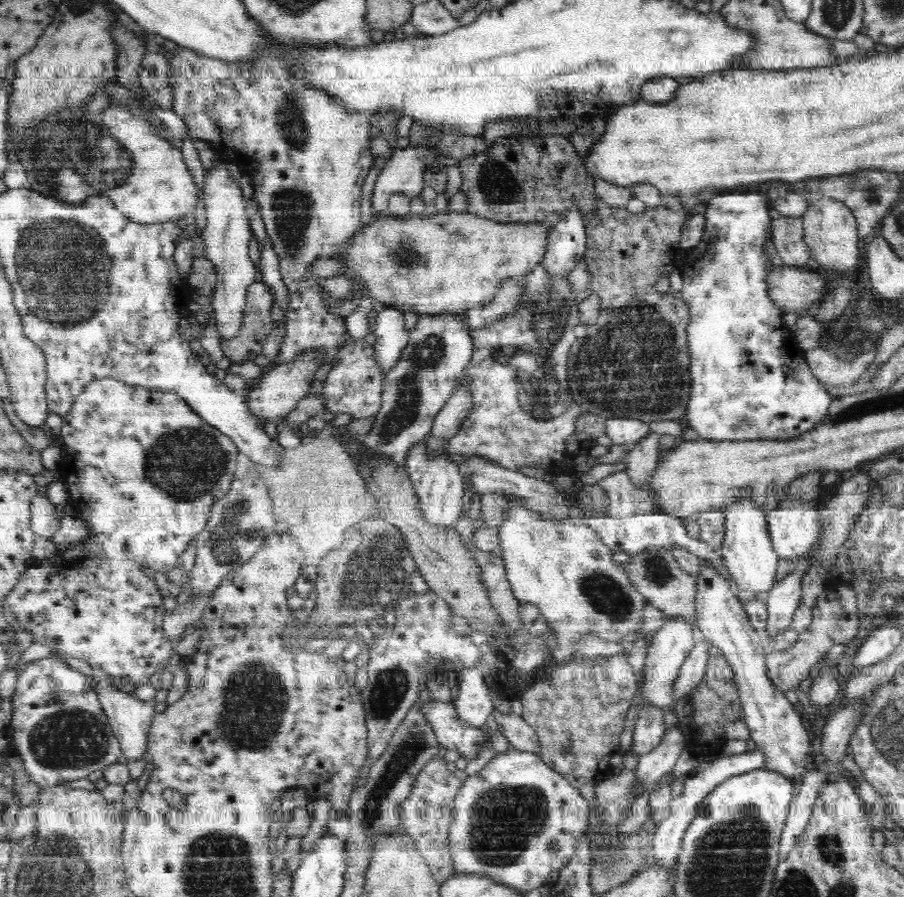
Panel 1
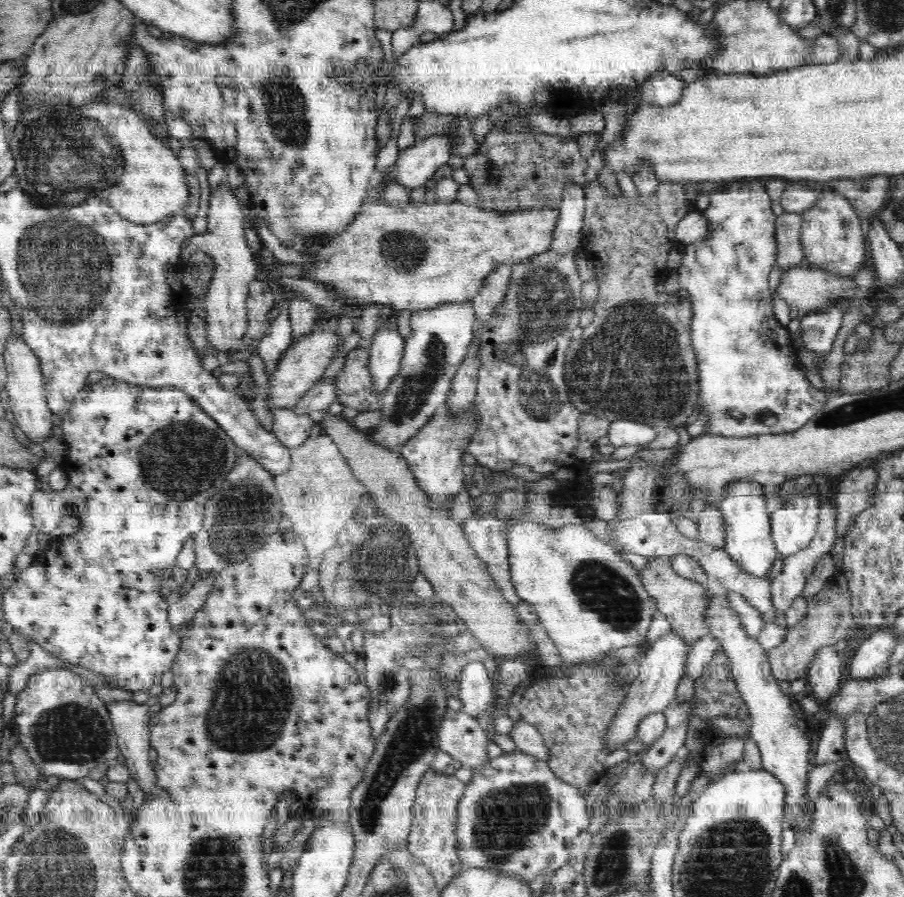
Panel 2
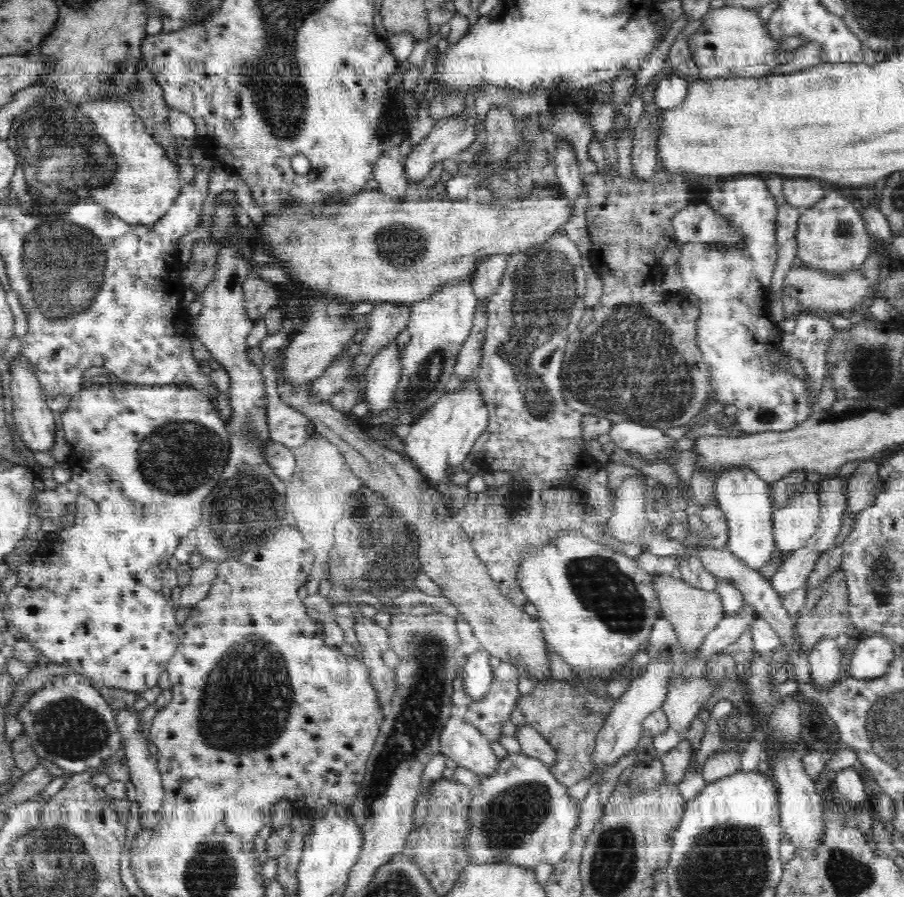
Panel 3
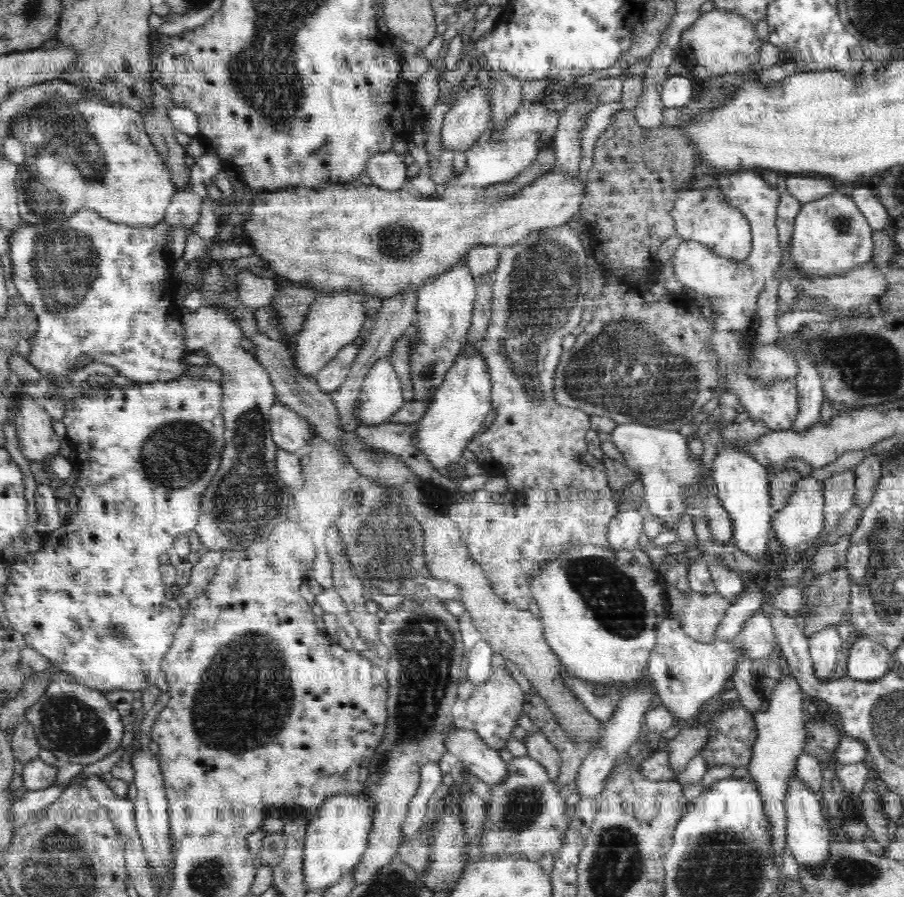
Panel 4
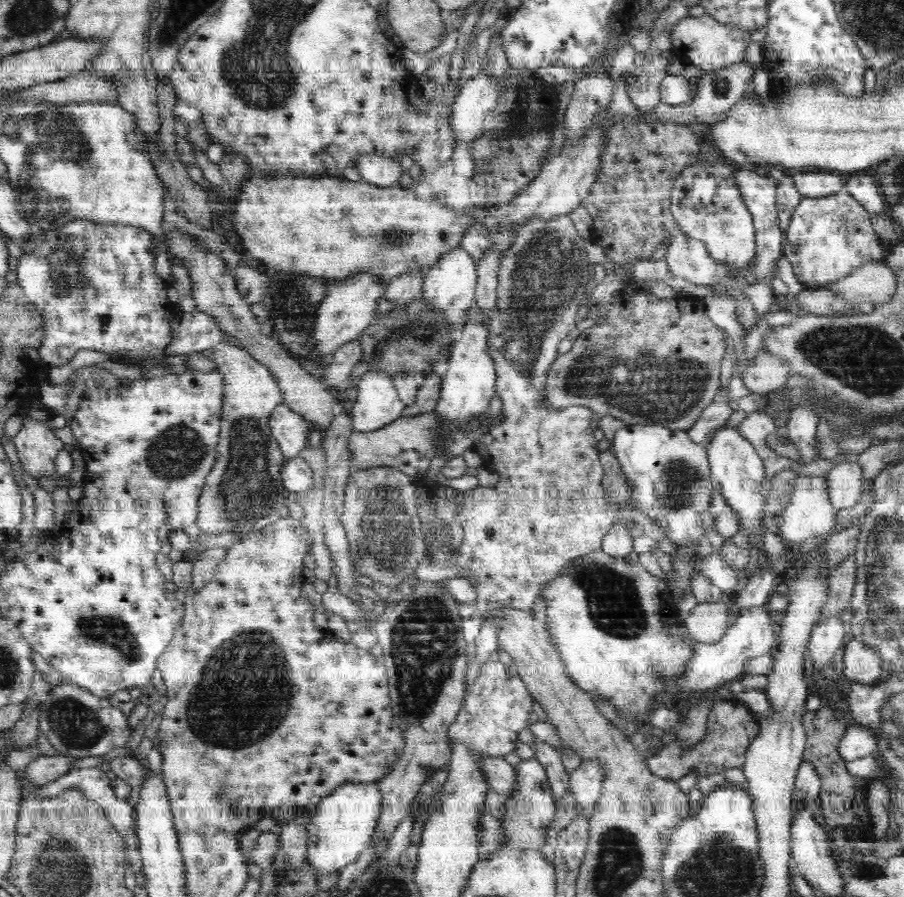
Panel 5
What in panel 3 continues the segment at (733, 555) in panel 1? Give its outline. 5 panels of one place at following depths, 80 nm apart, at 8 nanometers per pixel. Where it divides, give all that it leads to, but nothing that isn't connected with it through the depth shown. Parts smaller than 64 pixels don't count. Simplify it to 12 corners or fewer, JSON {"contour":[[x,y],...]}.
{"contour":[[750,466],[724,469],[716,504],[727,549],[759,571],[772,560],[768,485]]}

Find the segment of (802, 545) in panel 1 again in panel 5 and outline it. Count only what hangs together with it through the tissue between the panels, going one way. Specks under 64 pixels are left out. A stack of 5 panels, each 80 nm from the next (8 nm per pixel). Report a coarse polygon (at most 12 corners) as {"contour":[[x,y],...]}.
{"contour":[[826,476],[798,477],[778,535],[795,548],[843,516]]}

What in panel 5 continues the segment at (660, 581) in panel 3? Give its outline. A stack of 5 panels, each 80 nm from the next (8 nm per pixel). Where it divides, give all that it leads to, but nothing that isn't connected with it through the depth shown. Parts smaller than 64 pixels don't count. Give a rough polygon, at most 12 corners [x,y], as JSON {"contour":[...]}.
{"contour":[[726,599],[700,602],[684,619],[693,640],[715,643],[727,630]]}

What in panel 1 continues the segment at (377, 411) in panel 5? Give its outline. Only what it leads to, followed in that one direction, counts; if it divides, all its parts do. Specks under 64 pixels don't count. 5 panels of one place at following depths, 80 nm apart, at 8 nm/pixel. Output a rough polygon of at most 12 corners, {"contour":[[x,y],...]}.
{"contour":[[404,312],[376,313],[374,359],[385,374],[410,340]]}

